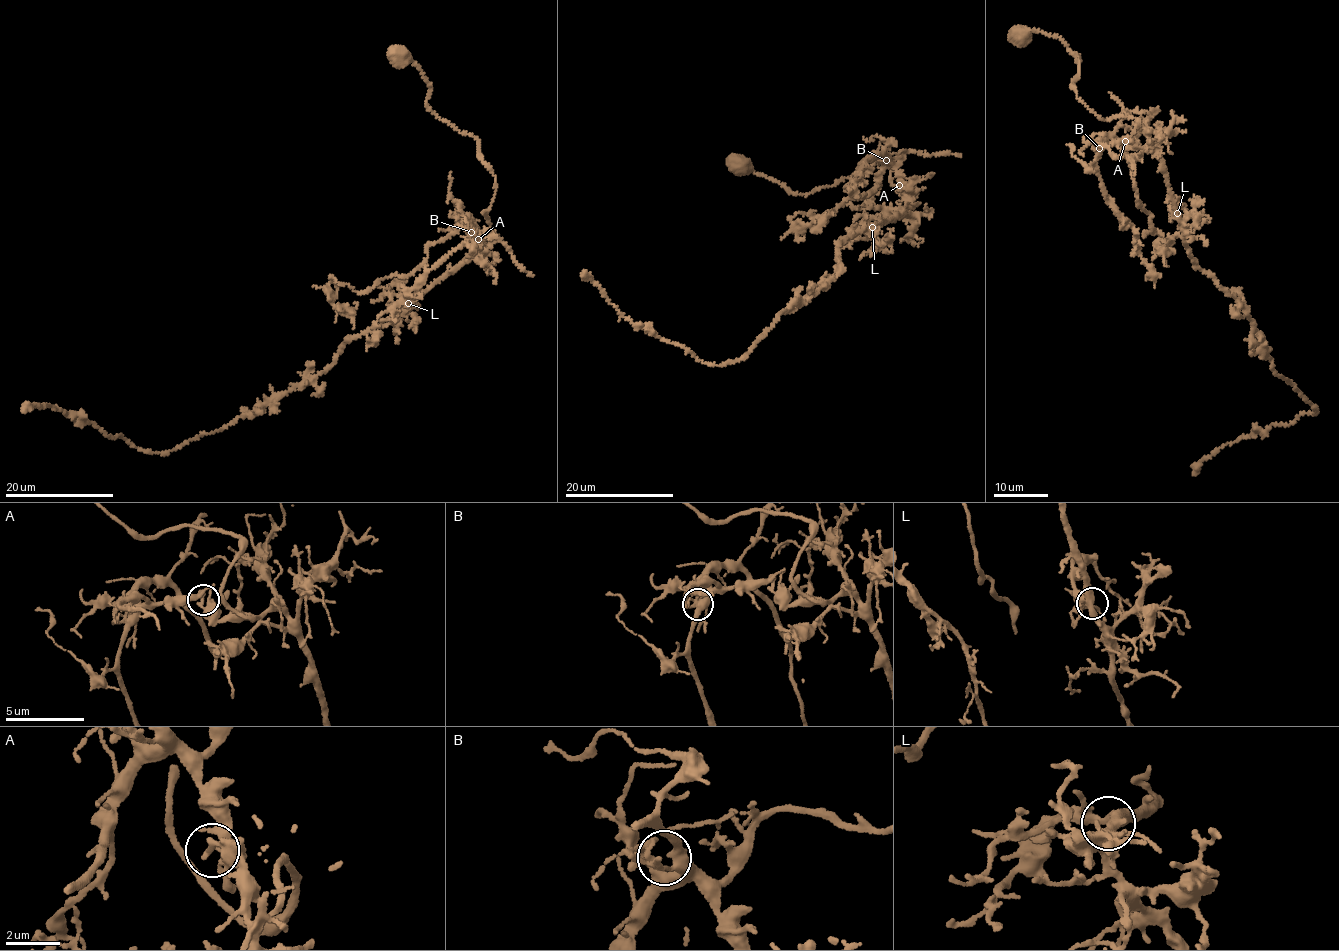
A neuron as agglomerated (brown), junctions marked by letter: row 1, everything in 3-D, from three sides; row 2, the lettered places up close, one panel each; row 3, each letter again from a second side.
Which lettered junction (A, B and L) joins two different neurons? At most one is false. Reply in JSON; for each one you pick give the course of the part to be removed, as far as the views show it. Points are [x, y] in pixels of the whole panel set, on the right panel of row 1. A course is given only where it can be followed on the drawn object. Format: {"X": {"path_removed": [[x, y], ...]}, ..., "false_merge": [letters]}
{"A": {"path_removed": [[1125, 141], [1102, 138], [1117, 138], [1130, 162], [1154, 232], [1145, 236], [1160, 234], [1165, 267]]}, "false_merge": ["A"]}

